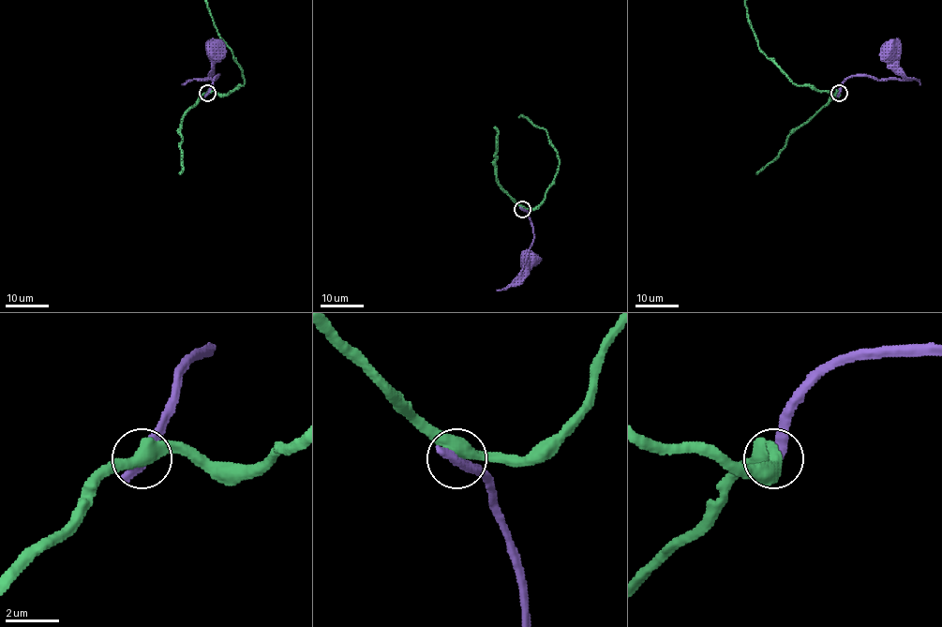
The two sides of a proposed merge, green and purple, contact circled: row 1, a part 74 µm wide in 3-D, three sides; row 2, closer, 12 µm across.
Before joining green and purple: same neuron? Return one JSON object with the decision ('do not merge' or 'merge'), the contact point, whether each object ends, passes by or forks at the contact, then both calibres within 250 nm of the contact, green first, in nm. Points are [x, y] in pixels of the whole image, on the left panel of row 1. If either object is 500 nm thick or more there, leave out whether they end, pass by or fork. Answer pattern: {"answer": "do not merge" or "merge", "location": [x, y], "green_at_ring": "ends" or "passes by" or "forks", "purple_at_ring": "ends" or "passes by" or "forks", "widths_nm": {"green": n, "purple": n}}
{"answer": "do not merge", "location": [207, 93], "widths_nm": {"green": 500, "purple": 480}}

